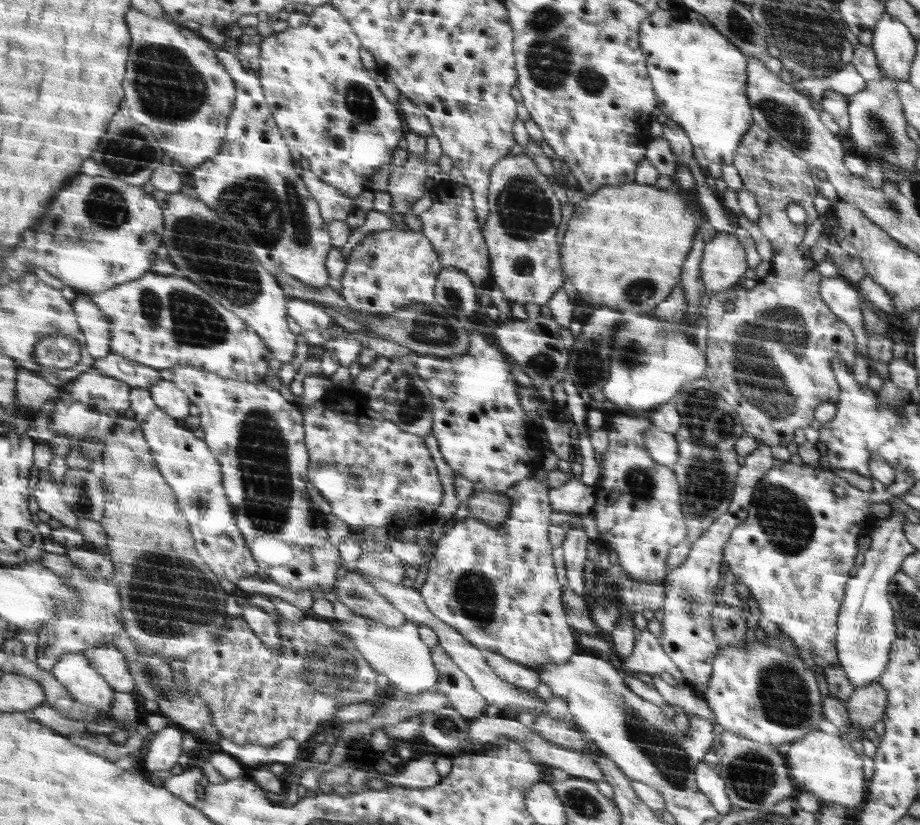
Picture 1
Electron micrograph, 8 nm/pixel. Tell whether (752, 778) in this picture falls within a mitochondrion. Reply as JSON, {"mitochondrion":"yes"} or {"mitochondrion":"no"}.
{"mitochondrion":"yes"}

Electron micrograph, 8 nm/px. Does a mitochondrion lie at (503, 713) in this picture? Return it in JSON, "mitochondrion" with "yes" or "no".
{"mitochondrion":"no"}

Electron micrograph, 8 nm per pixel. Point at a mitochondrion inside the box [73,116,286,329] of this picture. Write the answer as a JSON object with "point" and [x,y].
{"point":[231,273]}

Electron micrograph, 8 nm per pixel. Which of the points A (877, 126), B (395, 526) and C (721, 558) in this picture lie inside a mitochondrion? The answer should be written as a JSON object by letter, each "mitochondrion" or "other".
{"A":"mitochondrion","B":"other","C":"other"}

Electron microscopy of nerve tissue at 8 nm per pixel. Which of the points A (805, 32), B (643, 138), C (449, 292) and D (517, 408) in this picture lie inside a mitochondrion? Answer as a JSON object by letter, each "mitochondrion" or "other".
{"A":"mitochondrion","B":"other","C":"mitochondrion","D":"other"}

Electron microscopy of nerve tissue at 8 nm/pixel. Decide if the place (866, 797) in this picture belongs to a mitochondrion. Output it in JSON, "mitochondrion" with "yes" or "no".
{"mitochondrion":"no"}

